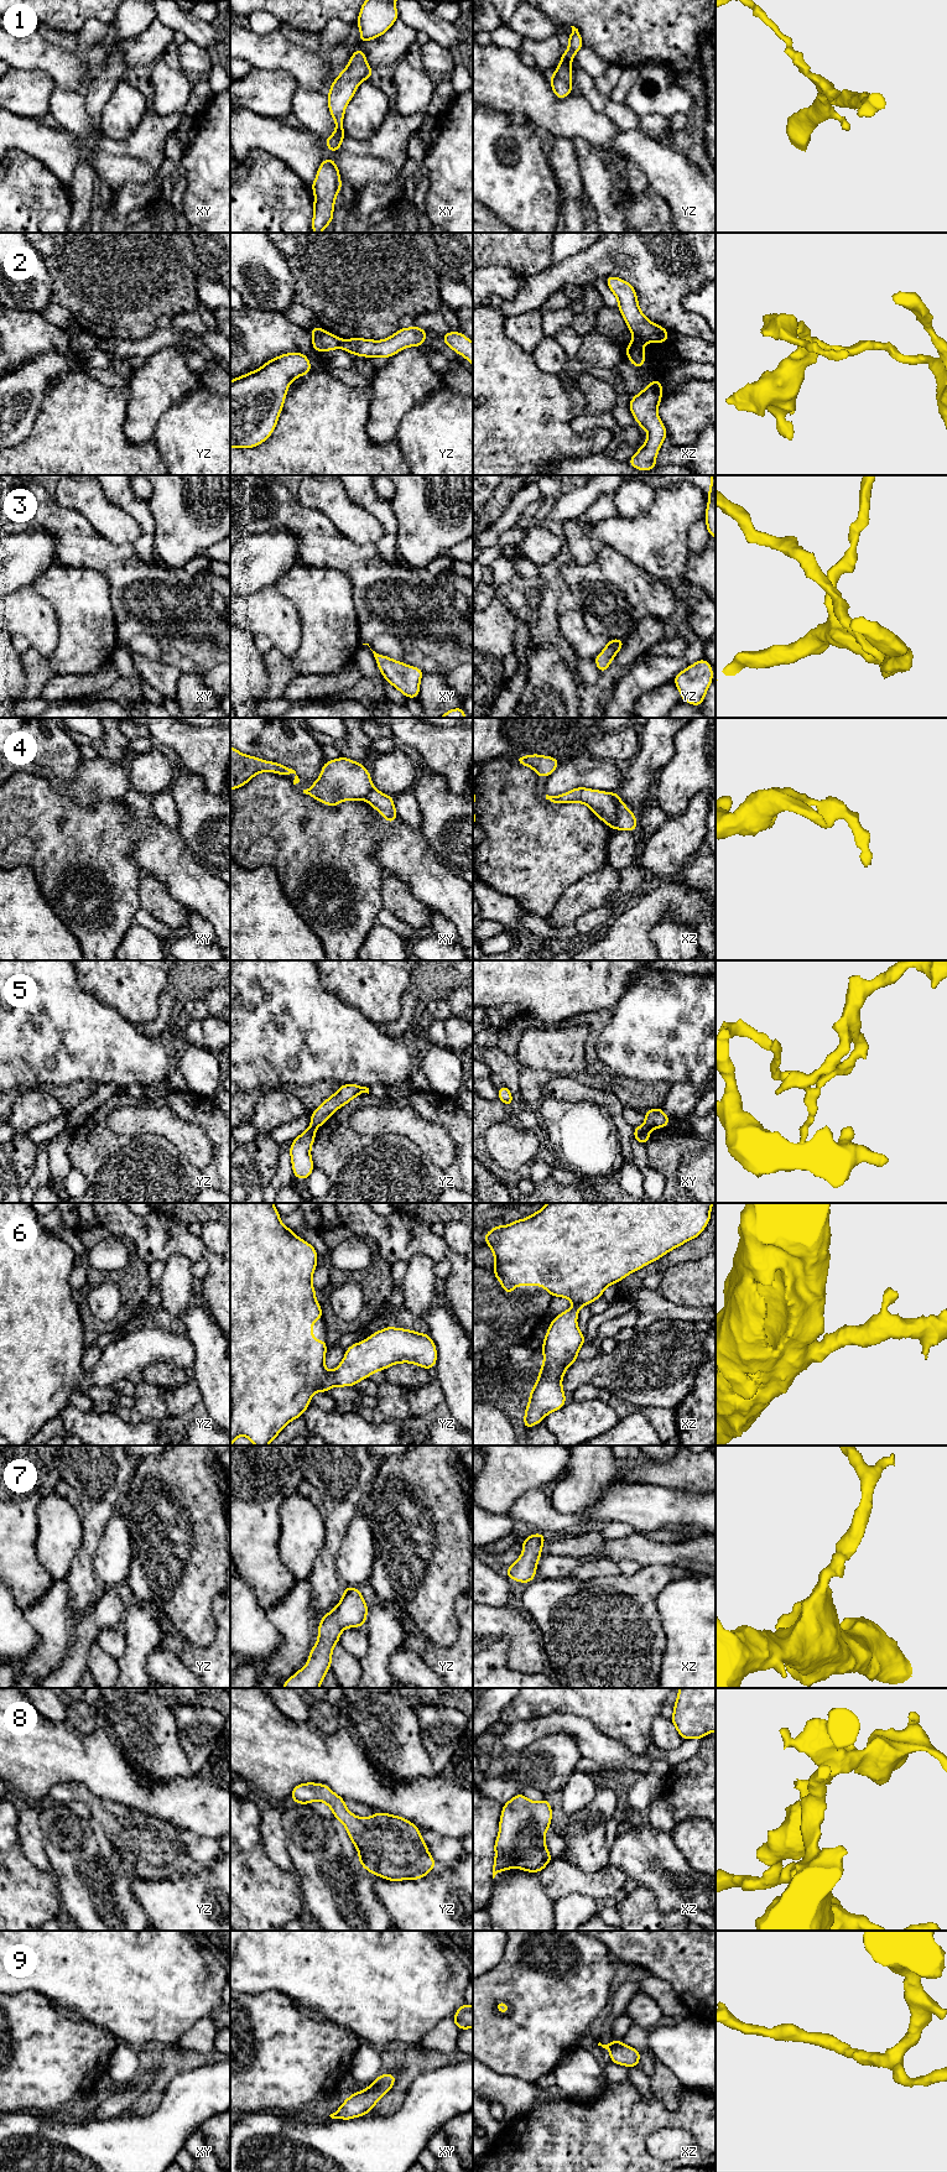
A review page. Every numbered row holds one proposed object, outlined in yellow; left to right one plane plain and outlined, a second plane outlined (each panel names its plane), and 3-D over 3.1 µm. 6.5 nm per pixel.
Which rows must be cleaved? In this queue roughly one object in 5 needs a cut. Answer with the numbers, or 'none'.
2, 4, 5

